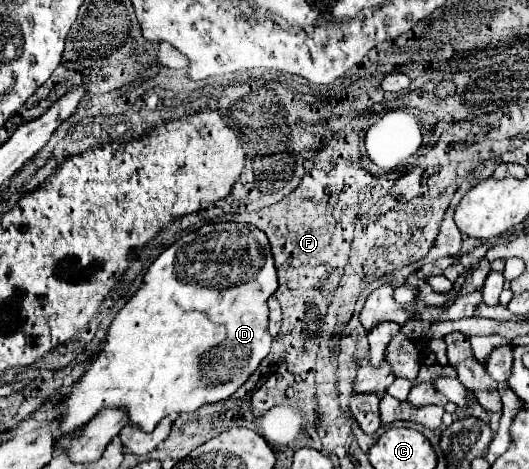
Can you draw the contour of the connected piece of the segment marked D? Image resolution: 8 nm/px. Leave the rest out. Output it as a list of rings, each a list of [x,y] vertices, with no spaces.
[[[207,223],[201,229],[183,235],[181,239],[177,239],[169,249],[165,249],[149,267],[147,275],[143,277],[143,283],[139,287],[139,291],[129,299],[129,303],[121,309],[121,313],[115,317],[115,321],[109,327],[107,339],[101,345],[101,351],[97,353],[97,359],[91,363],[91,367],[83,373],[83,377],[73,385],[71,393],[61,401],[61,405],[57,407],[57,411],[63,417],[61,423],[61,433],[67,431],[75,431],[79,427],[83,427],[93,415],[97,415],[97,411],[101,411],[103,407],[127,407],[129,411],[129,419],[131,423],[137,423],[143,427],[143,431],[153,431],[155,425],[171,415],[171,413],[193,413],[197,411],[201,405],[207,403],[217,403],[223,401],[227,397],[231,397],[245,381],[247,377],[259,367],[259,363],[267,357],[269,347],[273,337],[267,331],[269,325],[269,307],[267,307],[267,299],[277,291],[279,279],[277,279],[277,267],[275,267],[275,259],[271,253],[271,245],[267,235],[247,223]]]

